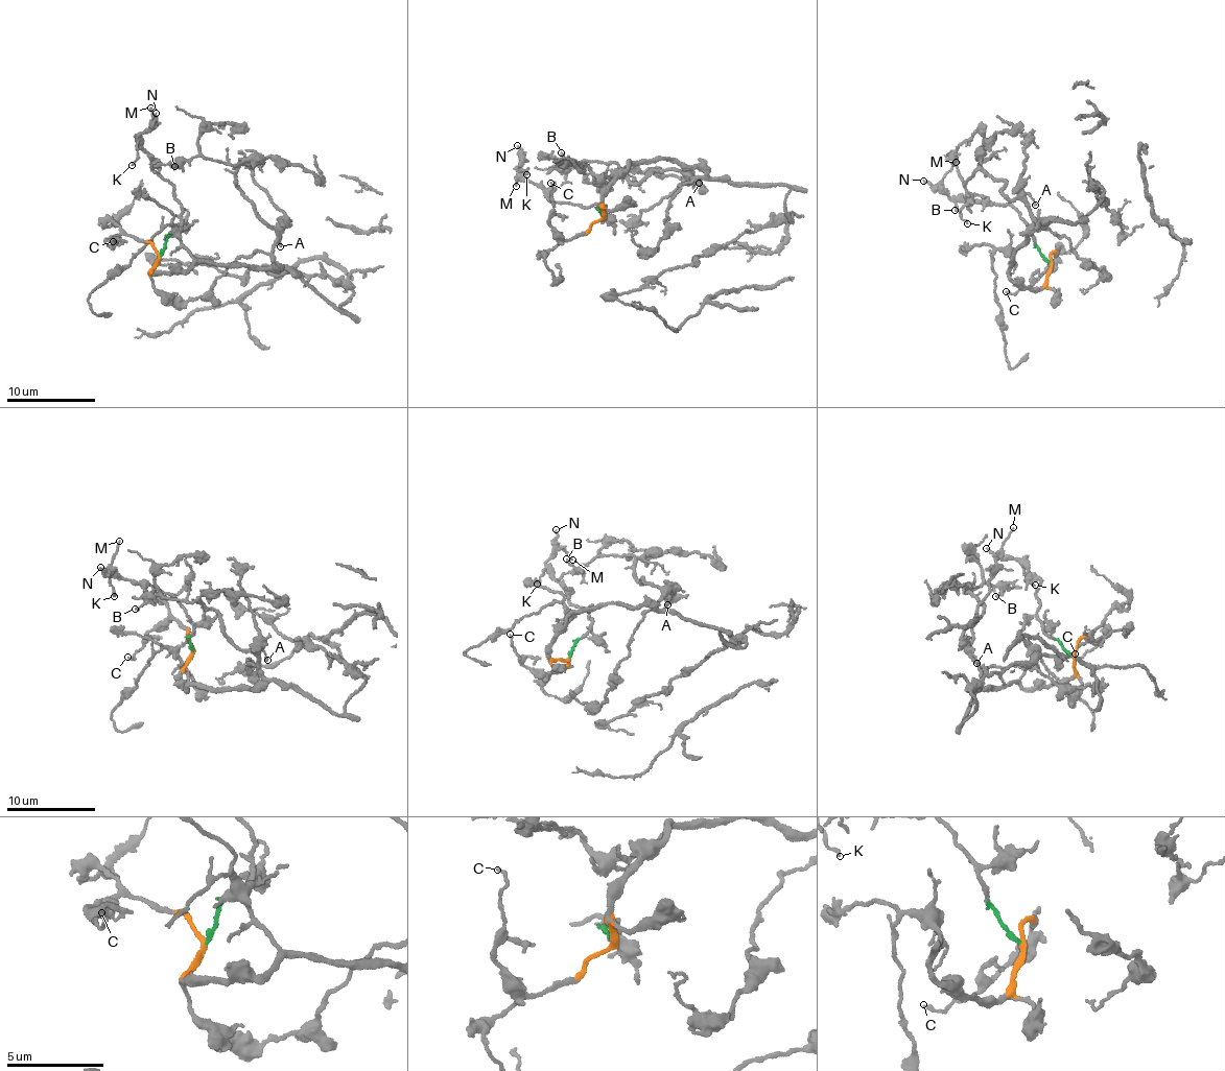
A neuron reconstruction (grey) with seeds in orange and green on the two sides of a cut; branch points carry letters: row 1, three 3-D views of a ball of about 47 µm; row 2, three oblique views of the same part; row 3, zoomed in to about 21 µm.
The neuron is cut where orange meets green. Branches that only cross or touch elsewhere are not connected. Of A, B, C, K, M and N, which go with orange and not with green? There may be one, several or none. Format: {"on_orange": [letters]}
{"on_orange": ["A", "B", "C"]}

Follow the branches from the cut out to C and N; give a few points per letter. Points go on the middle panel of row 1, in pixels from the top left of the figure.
C: (603, 216), (584, 233), (569, 239), (561, 238), (555, 232), (549, 218), (554, 188), (549, 183)
N: (603, 216), (599, 209), (605, 206), (584, 208), (556, 201), (542, 187), (525, 180), (518, 164), (518, 145)

